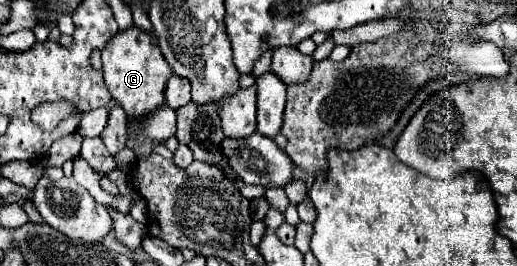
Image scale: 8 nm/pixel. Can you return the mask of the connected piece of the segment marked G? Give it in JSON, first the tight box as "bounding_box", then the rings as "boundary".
{"bounding_box":[102,27,172,119],"boundary":[[[130,27],[126,31],[116,33],[104,45],[102,73],[112,99],[126,111],[128,119],[136,119],[146,117],[148,113],[154,113],[158,105],[164,105],[164,89],[168,77],[172,75],[172,69],[164,61],[160,49],[150,43],[150,35],[140,31],[138,27]]]}

